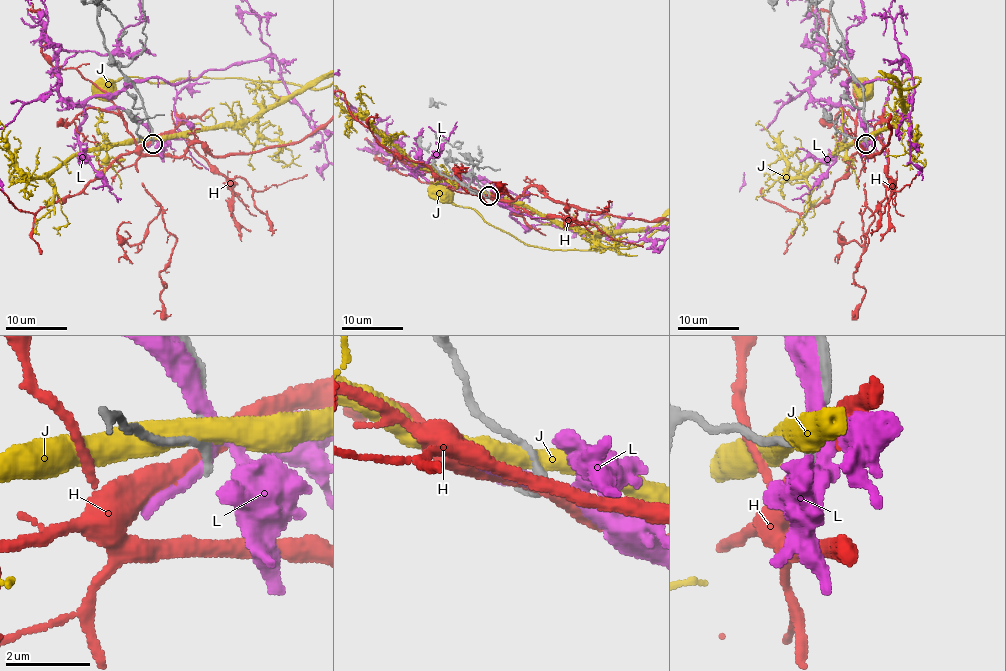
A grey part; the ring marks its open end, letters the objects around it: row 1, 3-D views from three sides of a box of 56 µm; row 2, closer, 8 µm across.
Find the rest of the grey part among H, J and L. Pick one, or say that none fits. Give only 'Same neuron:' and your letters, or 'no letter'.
Same neuron: no letter

